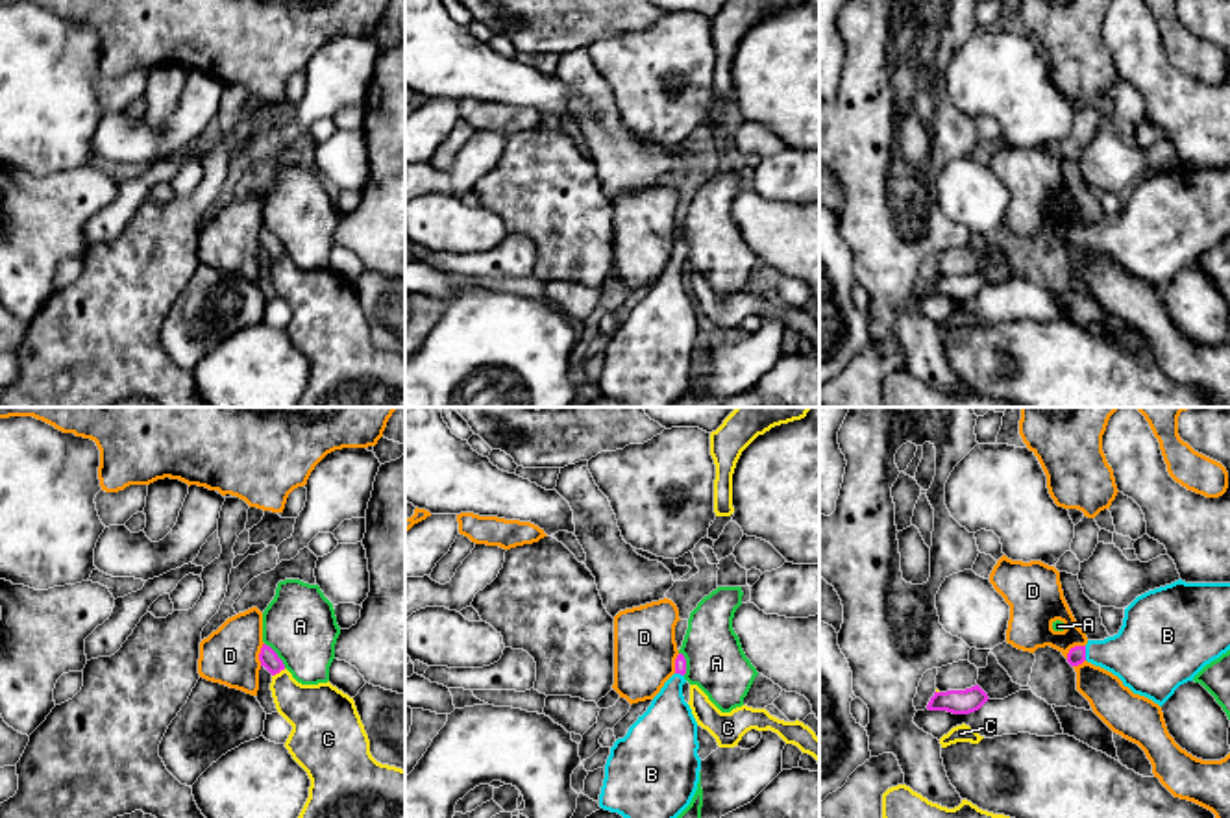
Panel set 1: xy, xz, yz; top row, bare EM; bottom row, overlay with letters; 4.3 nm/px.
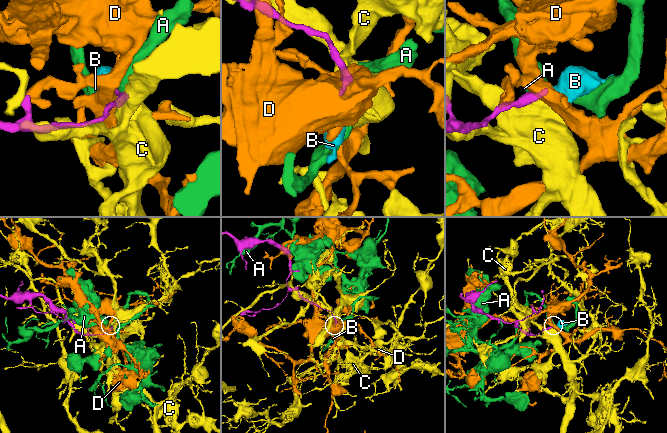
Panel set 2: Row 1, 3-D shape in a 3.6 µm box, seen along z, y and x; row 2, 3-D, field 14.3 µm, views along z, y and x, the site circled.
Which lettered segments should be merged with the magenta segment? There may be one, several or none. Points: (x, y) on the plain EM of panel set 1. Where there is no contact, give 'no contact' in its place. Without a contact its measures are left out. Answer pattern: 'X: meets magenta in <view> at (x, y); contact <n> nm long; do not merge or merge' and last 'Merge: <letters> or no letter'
A: meets magenta in xy at (276, 241); contact 140 nm long; do not merge
B: meets magenta in yz at (1084, 239); contact 60 nm long; merge
C: meets magenta in xy at (278, 258); contact 70 nm long; do not merge
D: meets magenta in yz at (1075, 232); contact 110 nm long; do not merge
Merge: B

